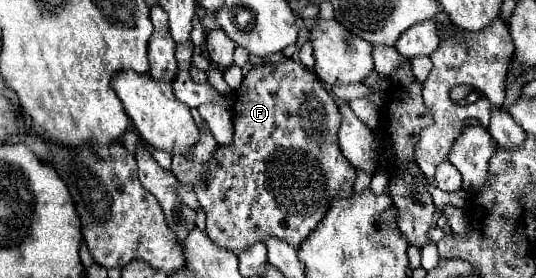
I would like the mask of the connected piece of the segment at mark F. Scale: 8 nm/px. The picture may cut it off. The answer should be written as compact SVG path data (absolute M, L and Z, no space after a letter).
M286 59L282 63L264 63L264 65L256 65L250 69L250 73L244 77L238 93L234 95L234 111L232 111L232 123L234 123L234 141L226 147L220 147L214 151L214 157L210 159L210 165L206 165L206 181L202 181L202 185L198 185L198 189L194 189L204 213L206 213L206 233L210 235L212 241L216 241L222 247L228 247L234 253L244 251L248 245L256 243L256 241L266 241L268 237L278 237L282 241L288 241L290 245L298 247L312 231L314 227L320 223L320 219L324 217L324 213L330 207L330 201L334 197L350 197L354 181L356 181L356 169L342 157L342 151L338 149L338 127L340 127L340 111L334 103L334 99L328 95L328 91L324 89L324 85L316 79L316 75L306 69L302 63L296 63L294 59Z

